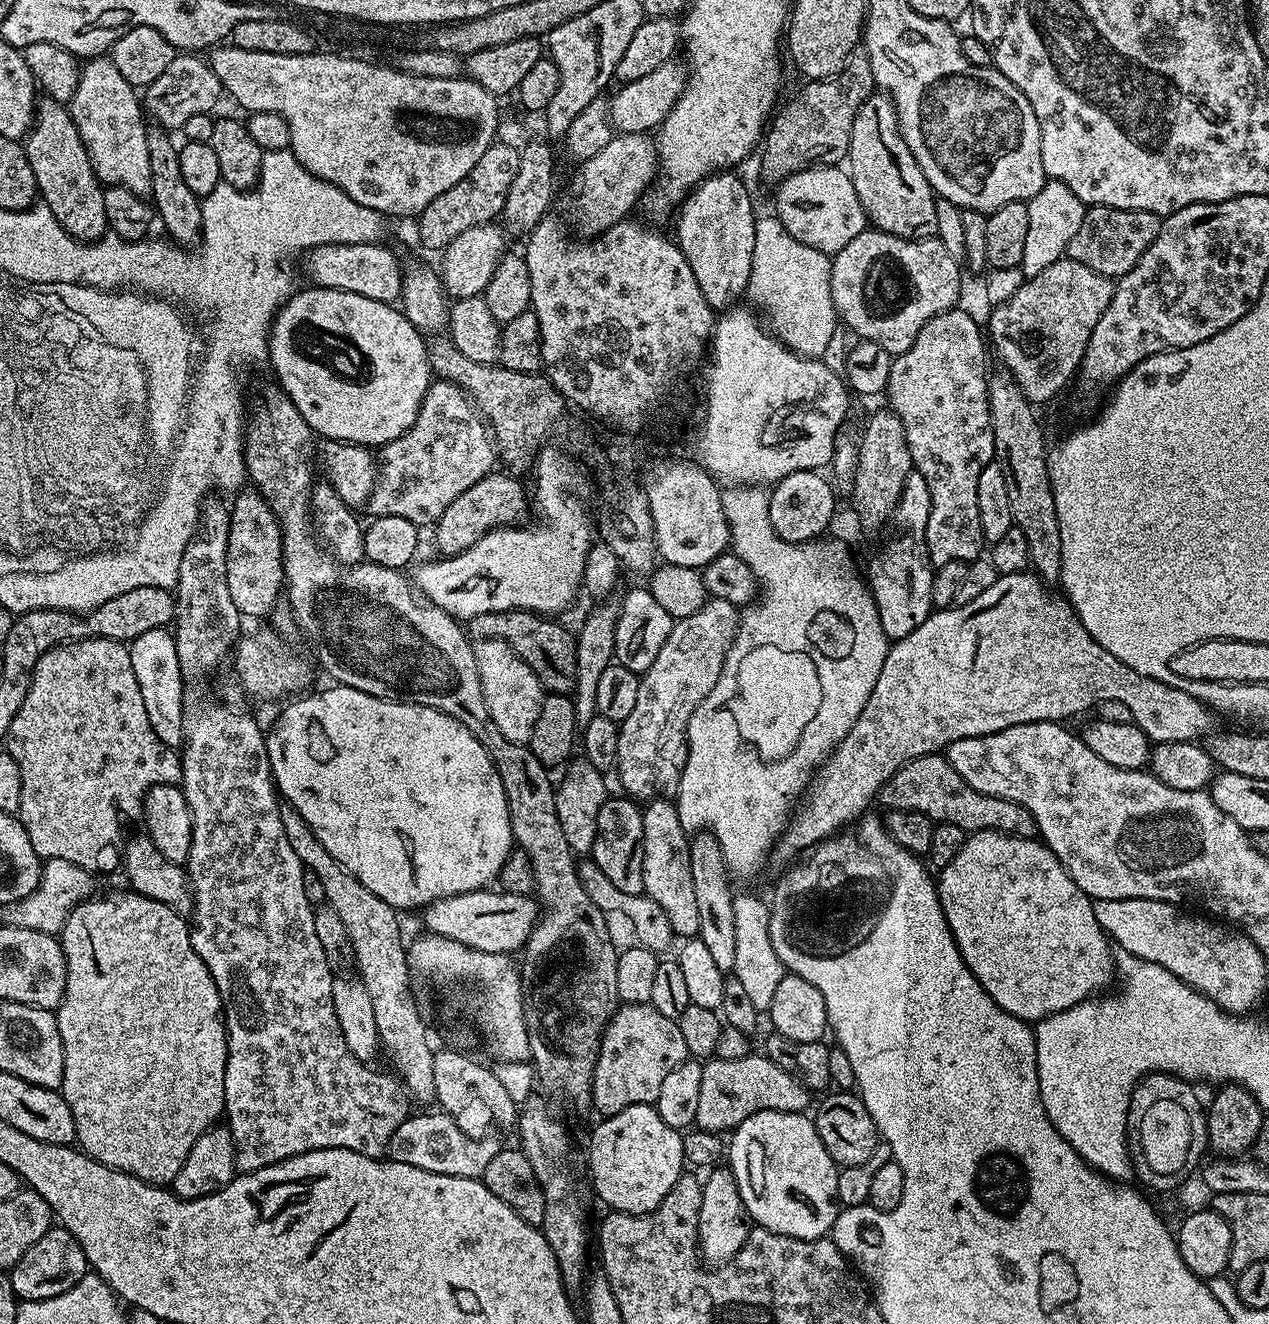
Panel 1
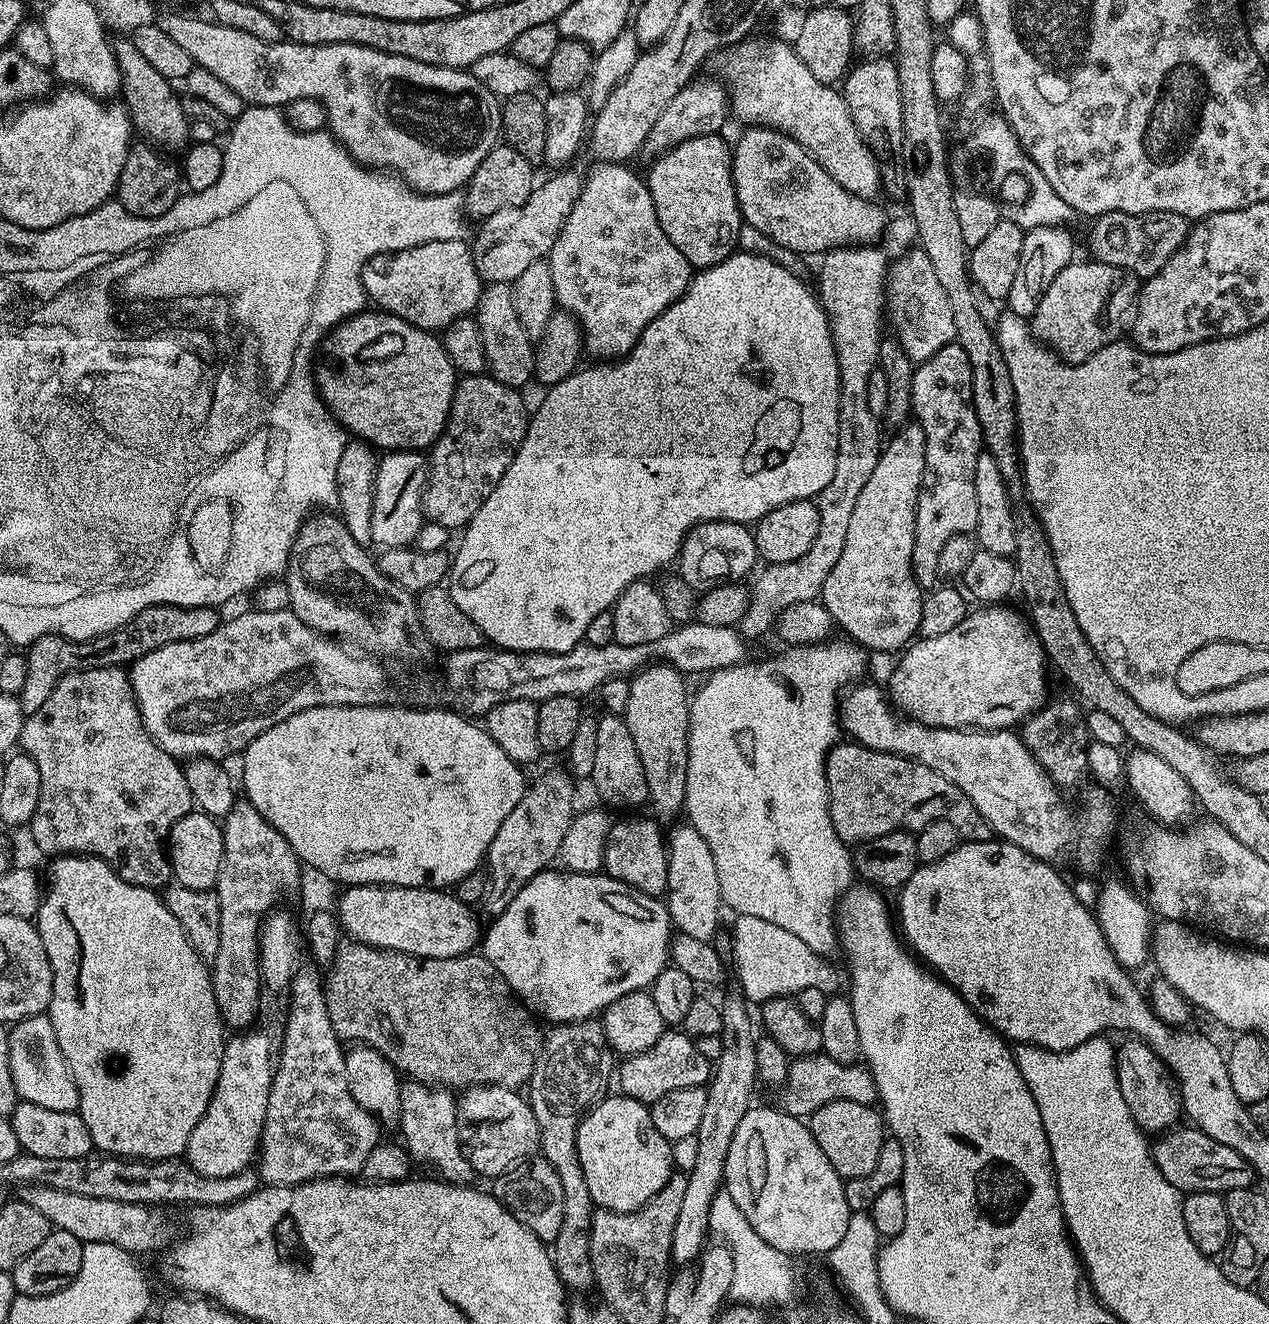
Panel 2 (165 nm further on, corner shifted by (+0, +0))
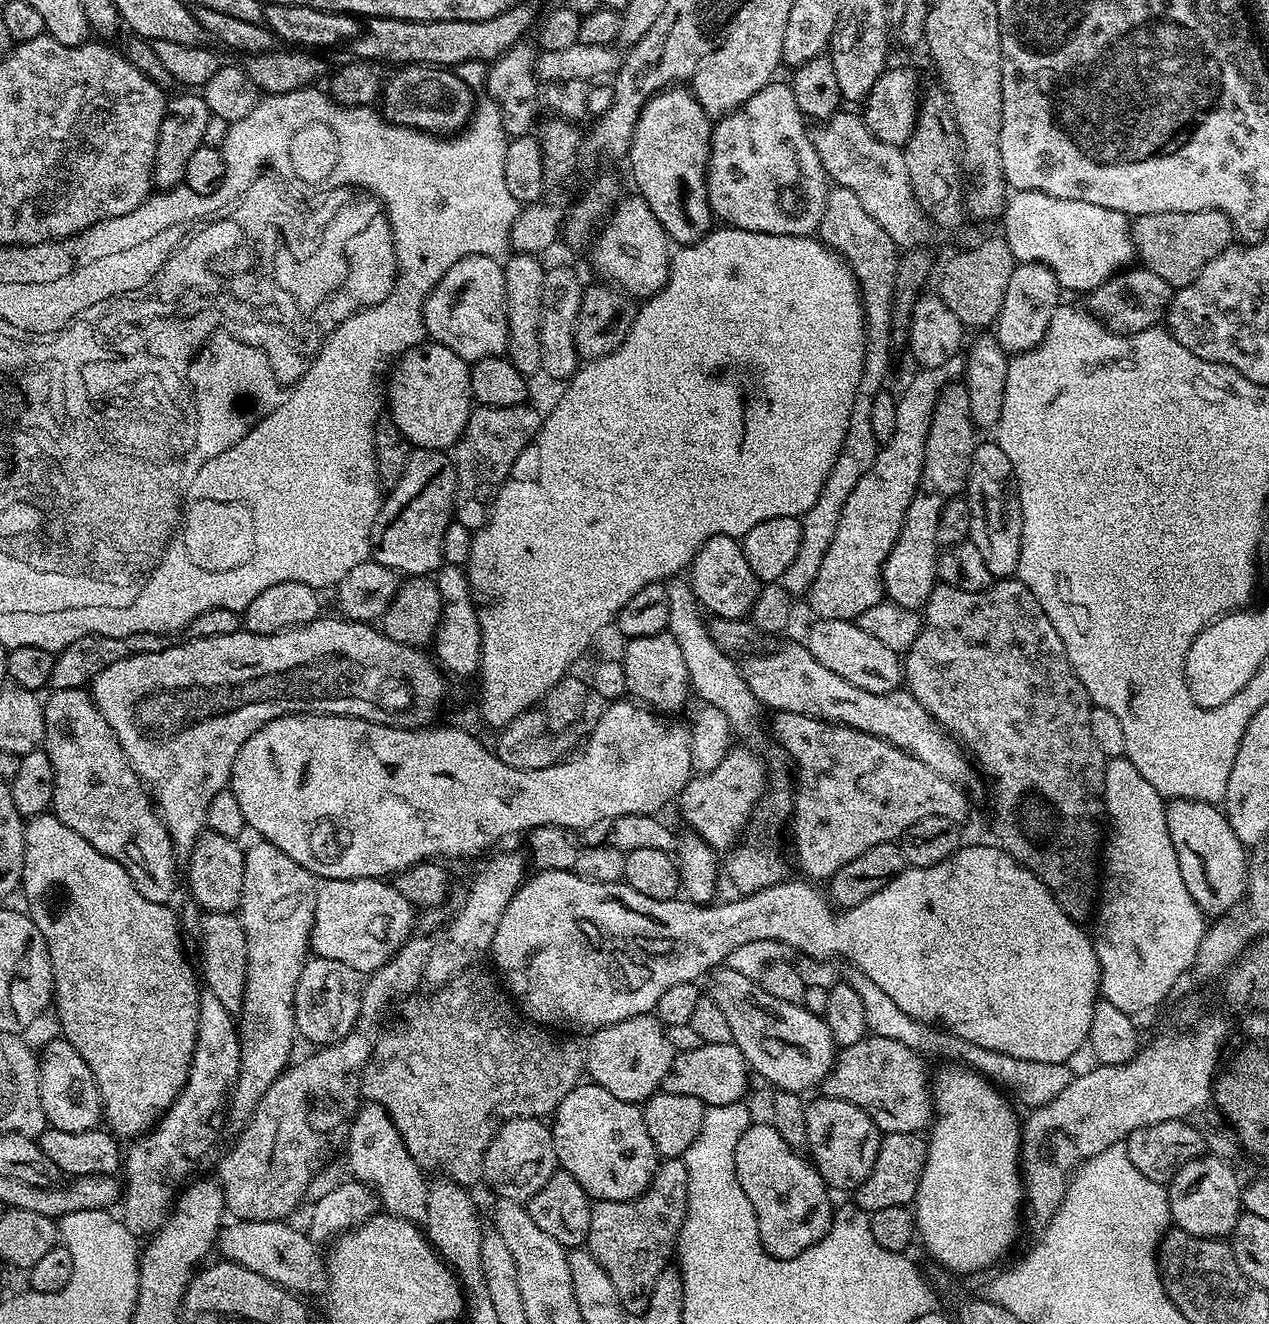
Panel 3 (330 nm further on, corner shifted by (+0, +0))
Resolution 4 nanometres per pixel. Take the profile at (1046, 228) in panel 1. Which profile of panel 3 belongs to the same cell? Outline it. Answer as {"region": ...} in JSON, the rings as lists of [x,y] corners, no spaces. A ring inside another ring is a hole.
{"region":[[[1017,263],[1014,274],[1010,274],[1010,286],[1006,286],[1006,298],[1002,298],[1002,310],[994,322],[995,338],[1006,353],[1028,352],[1044,341],[1044,335],[1050,326],[1050,318],[1054,318],[1054,310],[1057,304],[1061,303],[1060,295],[1062,295],[1062,289],[1058,278],[1046,265]]]}

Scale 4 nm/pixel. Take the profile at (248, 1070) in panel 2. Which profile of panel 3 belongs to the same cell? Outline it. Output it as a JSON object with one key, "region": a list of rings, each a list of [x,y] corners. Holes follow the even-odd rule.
{"region":[[[257,839],[256,844],[247,845],[244,854],[242,874],[242,898],[238,915],[240,925],[246,934],[246,986],[244,1006],[238,1013],[238,1033],[240,1037],[240,1069],[230,1093],[230,1112],[239,1122],[247,1121],[258,1106],[262,1094],[289,1067],[292,1056],[292,1039],[297,1039],[294,1018],[294,990],[298,986],[298,974],[302,974],[304,961],[310,956],[310,937],[316,905],[317,877],[310,870],[298,866],[294,858],[282,854],[278,846],[269,840]]]}

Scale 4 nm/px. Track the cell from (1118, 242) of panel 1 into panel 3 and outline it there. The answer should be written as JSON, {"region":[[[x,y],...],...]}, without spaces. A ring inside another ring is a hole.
{"region":[[[1190,210],[1189,212],[1159,212],[1142,214],[1131,221],[1132,244],[1136,247],[1136,256],[1143,267],[1149,268],[1158,278],[1166,278],[1171,288],[1185,288],[1222,250],[1226,250],[1234,240],[1234,229],[1230,218],[1218,210]]]}

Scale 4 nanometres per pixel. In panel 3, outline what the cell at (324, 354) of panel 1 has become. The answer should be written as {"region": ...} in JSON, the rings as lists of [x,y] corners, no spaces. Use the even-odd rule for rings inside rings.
{"region":[[[425,342],[403,353],[391,365],[387,376],[387,415],[394,426],[398,426],[409,445],[416,448],[451,449],[464,433],[468,416],[474,407],[469,361],[458,358],[458,354],[446,346]]]}

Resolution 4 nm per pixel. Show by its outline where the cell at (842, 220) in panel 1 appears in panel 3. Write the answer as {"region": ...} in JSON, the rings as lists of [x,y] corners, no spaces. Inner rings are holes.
{"region":[[[773,82],[767,84],[762,90],[758,90],[736,111],[719,117],[711,125],[712,140],[708,146],[708,201],[712,207],[713,217],[721,225],[750,230],[751,232],[761,232],[762,234],[790,234],[791,236],[811,236],[819,229],[822,222],[822,210],[826,210],[826,198],[828,197],[830,181],[828,175],[824,173],[824,167],[818,158],[818,154],[814,150],[809,129],[807,127],[804,129],[804,123],[806,123],[806,117],[801,112],[798,102],[794,102],[791,87],[787,83]]]}

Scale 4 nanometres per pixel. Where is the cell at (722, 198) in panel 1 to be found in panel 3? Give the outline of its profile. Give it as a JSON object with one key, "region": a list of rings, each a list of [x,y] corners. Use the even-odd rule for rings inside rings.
{"region":[[[668,86],[649,95],[636,116],[626,157],[632,180],[636,183],[635,191],[646,202],[646,206],[654,210],[654,218],[658,218],[669,241],[680,246],[701,240],[714,224],[712,207],[708,201],[708,146],[711,140],[710,117],[684,86]]]}

